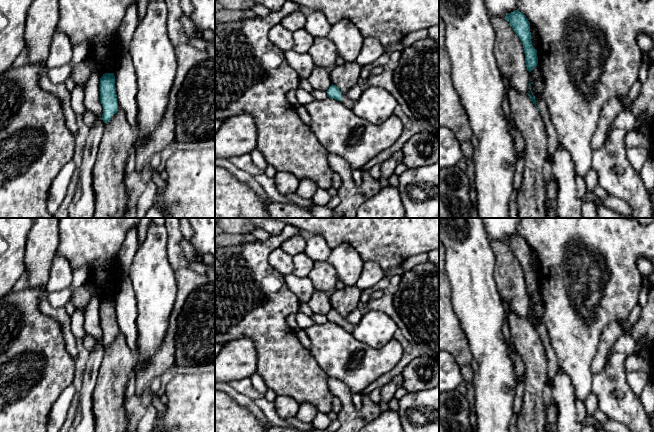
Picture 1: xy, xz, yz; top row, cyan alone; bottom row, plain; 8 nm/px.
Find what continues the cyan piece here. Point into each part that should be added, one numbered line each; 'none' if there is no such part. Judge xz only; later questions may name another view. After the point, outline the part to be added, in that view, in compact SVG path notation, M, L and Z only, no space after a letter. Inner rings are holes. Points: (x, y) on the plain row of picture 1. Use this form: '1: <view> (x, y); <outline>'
1: xz (345, 324); M341 317L341 325L340 326L350 333L352 333L355 328L355 324L352 324L349 321L347 321L345 317Z

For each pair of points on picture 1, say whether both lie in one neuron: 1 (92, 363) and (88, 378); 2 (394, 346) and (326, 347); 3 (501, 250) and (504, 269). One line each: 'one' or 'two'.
1: one
2: one
3: one

